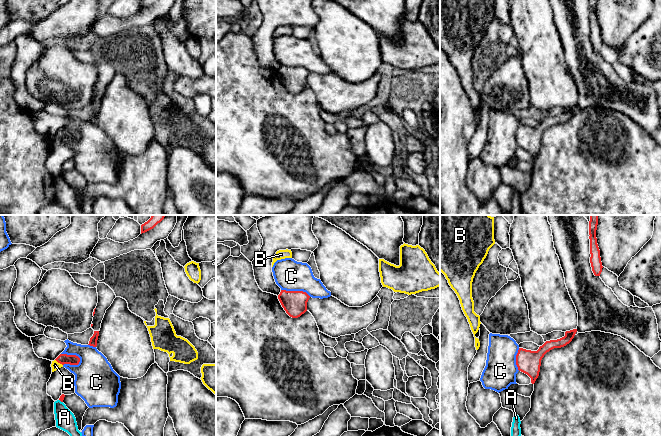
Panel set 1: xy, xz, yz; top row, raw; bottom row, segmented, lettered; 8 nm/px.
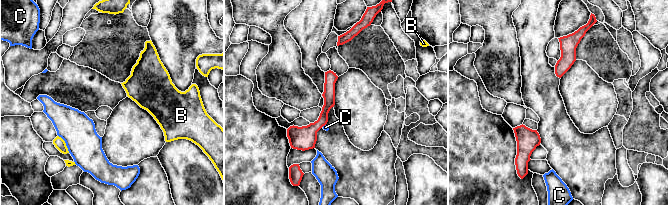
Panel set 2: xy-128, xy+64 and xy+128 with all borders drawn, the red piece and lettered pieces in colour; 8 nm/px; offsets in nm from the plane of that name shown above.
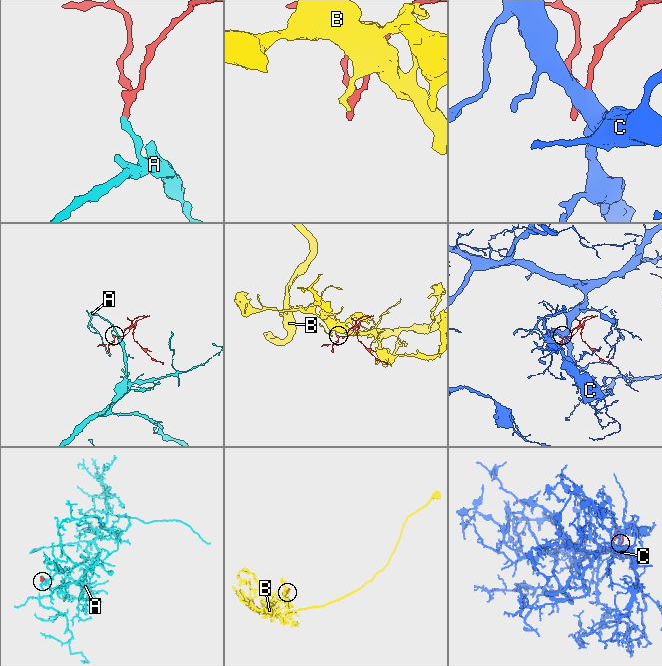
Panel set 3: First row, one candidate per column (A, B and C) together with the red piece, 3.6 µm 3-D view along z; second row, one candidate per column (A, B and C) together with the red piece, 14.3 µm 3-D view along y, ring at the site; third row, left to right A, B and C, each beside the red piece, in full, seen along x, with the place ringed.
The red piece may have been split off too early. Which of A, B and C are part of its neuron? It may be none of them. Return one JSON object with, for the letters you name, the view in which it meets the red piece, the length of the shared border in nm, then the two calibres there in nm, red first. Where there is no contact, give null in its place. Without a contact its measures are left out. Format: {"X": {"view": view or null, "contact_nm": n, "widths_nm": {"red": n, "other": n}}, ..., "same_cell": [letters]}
{"same_cell": []}

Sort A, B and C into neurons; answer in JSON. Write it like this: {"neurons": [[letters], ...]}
{"neurons": [["A"], ["B"], ["C"]]}

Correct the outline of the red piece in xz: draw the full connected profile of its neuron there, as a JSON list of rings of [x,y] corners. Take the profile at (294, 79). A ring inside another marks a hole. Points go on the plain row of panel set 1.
[[[281,66],[278,75],[292,94],[298,94],[307,87],[307,78],[310,72],[303,67],[286,67]]]

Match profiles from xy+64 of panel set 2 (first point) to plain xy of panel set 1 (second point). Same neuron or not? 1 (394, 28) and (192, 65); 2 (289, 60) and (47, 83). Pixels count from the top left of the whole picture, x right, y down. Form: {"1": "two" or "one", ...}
{"1": "one", "2": "one"}

